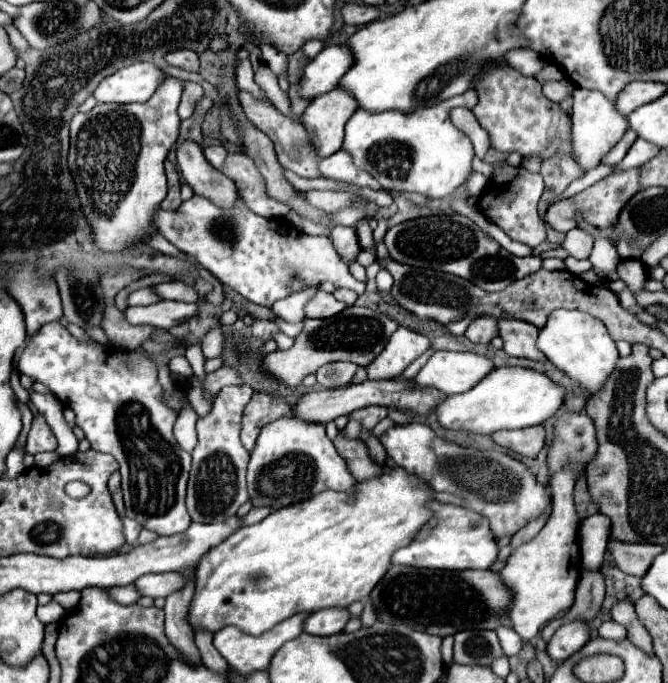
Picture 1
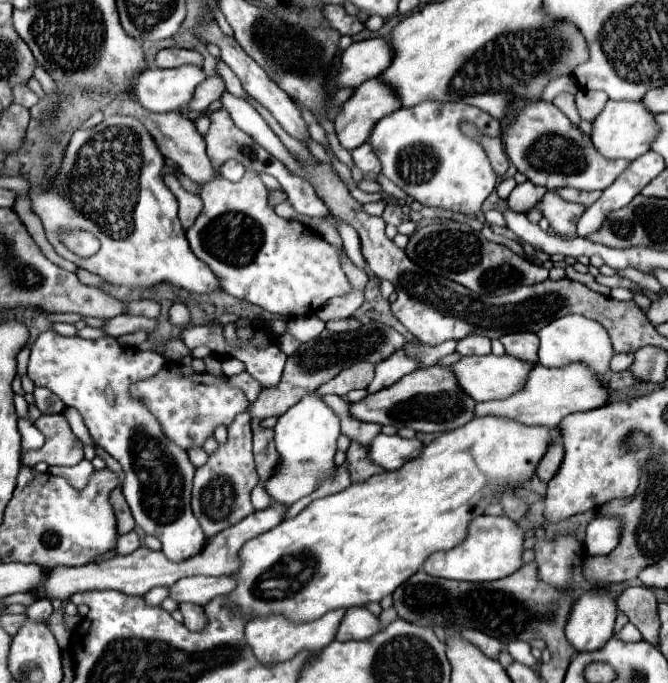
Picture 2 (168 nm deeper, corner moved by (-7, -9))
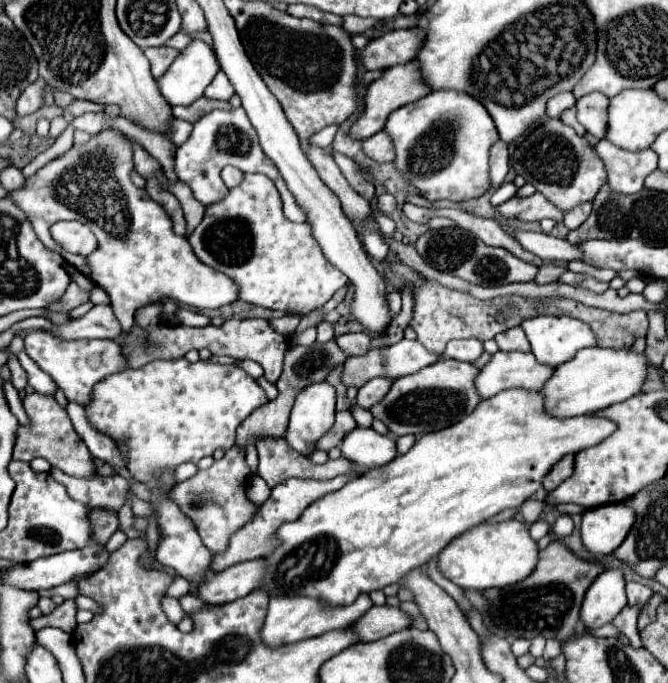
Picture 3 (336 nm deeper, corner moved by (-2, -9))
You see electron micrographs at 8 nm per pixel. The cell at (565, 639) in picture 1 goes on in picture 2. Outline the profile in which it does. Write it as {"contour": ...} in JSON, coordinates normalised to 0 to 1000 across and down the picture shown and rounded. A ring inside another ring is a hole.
{"contour":[[[883,864],[871,870],[847,911],[847,934],[862,955],[886,955],[901,949],[919,931],[922,881],[907,864]]]}

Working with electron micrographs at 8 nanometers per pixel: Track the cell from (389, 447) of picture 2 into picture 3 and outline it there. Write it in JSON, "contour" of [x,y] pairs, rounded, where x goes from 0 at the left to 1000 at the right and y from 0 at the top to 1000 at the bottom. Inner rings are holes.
{"contour":[[[534,624],[510,644],[510,665],[537,685],[555,688],[585,676],[594,668],[591,641],[576,635],[570,638],[558,627]]]}

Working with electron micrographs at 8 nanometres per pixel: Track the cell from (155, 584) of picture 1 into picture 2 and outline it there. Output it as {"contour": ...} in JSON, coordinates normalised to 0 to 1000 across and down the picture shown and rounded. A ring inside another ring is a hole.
{"contour":[[[290,843],[290,846],[272,846],[260,858],[254,858],[254,876],[263,884],[287,881],[296,887],[311,884],[323,873],[335,873],[344,864],[350,864],[350,846],[347,843],[326,843],[326,846],[308,846],[308,843]]]}

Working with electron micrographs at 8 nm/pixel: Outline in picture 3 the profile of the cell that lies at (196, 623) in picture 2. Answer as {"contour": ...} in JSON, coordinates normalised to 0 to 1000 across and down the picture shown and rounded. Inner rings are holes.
{"contour":[[[244,876],[241,887],[244,887],[244,896],[250,899],[250,905],[253,905],[256,911],[262,911],[262,917],[274,908],[277,896],[274,896],[274,890],[271,890],[268,878],[262,878],[262,876]]]}

